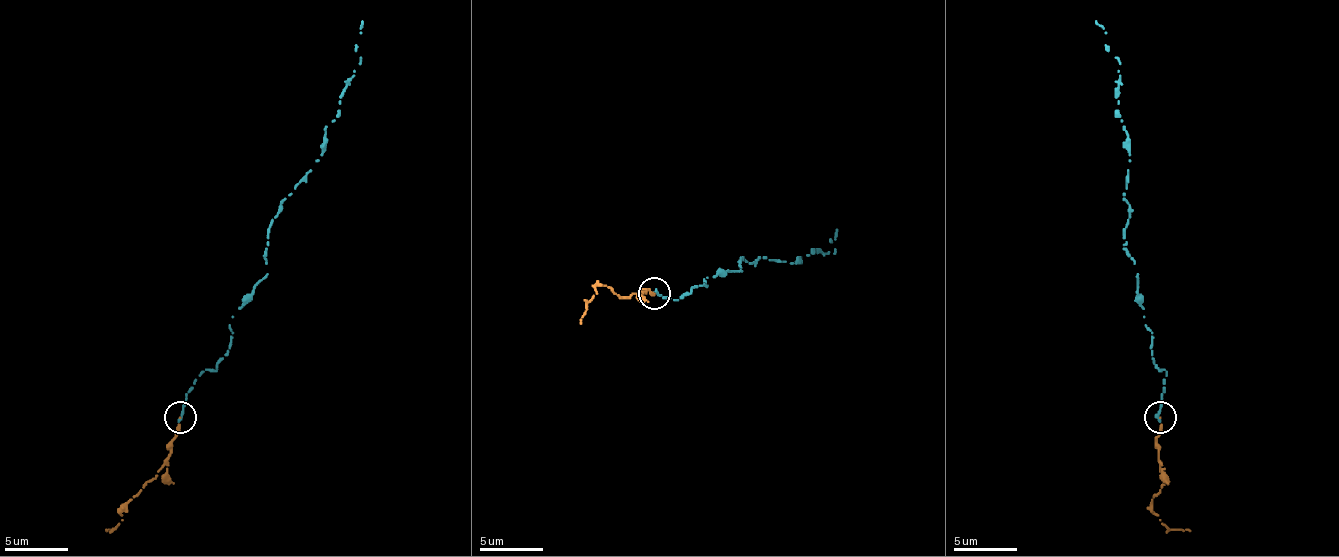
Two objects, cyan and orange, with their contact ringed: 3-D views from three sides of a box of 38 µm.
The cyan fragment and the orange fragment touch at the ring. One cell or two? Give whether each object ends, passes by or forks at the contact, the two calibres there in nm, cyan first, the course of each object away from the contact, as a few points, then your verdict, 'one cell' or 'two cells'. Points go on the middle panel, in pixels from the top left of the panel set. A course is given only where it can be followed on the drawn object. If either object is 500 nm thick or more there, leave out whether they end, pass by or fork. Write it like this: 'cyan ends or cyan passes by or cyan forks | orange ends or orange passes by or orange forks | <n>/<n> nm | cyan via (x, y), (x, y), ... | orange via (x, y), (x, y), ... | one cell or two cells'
cyan ends | orange ends | 280/200 nm | cyan via (653, 293), (689, 296), (708, 277), (740, 270), (743, 257), (794, 264), (810, 251), (833, 254), (836, 229) | orange via (653, 293), (618, 296), (609, 286), (599, 286), (586, 305), (580, 325) | one cell

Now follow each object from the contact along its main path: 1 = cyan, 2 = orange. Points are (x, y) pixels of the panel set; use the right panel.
1: (1159, 418), (1165, 377), (1153, 361), (1124, 239), (1130, 156), (1117, 117), (1121, 63), (1095, 21)
2: (1159, 418), (1162, 489), (1153, 498), (1153, 511), (1172, 530), (1191, 530)

